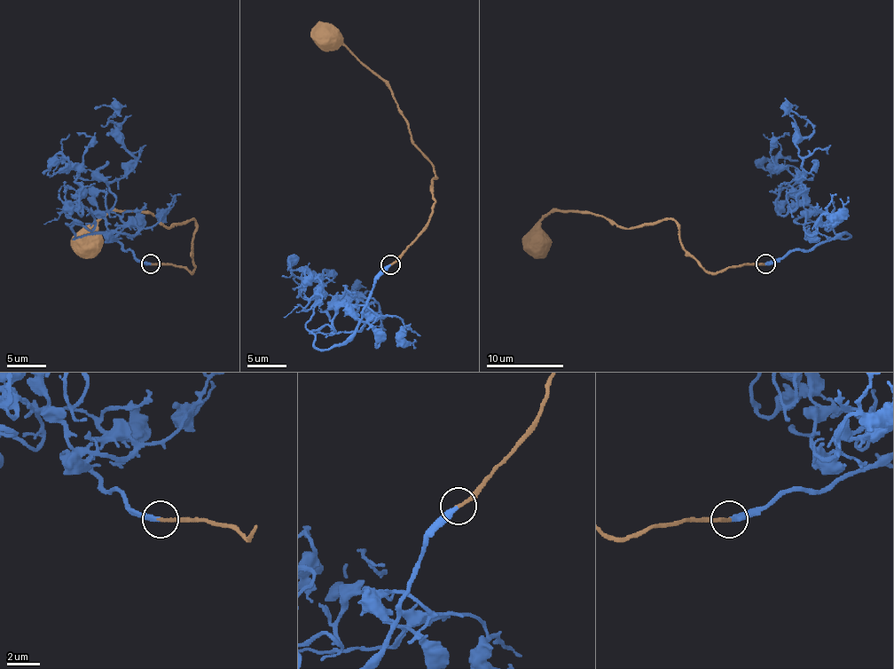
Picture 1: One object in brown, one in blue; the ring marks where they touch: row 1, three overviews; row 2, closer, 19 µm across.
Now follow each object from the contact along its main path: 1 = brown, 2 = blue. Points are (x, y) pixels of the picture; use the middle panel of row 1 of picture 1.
1: (389, 265), (428, 220), (436, 177), (433, 162), (413, 143), (409, 123), (394, 92), (337, 35), (330, 34)
2: (389, 265), (358, 319), (335, 302), (345, 287), (348, 303), (374, 300), (355, 311), (353, 290), (333, 296)

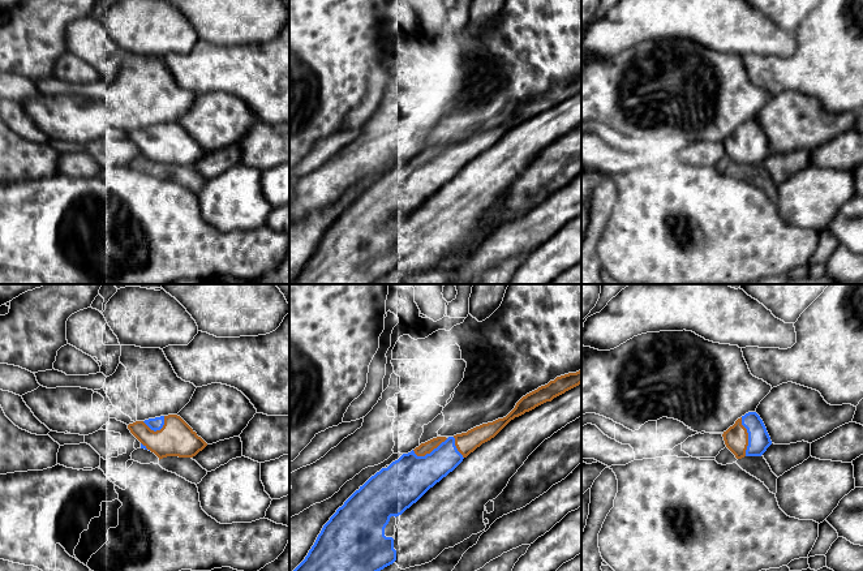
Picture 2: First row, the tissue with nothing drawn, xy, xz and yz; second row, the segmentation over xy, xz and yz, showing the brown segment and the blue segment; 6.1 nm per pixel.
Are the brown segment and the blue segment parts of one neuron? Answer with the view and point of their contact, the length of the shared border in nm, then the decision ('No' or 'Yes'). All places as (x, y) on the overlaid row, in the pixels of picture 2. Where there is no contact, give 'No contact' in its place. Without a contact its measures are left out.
Touches brown at yz (747, 437). Shared border 240 nm. No

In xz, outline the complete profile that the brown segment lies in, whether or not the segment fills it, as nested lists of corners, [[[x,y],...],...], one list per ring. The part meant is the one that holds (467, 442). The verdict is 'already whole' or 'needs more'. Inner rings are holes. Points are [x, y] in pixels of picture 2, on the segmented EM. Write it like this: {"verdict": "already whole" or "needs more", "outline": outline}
{"verdict": "already whole", "outline": [[[581,369],[576,373],[568,373],[557,377],[548,385],[541,386],[537,390],[523,396],[506,417],[476,426],[467,433],[454,435],[458,451],[463,455],[463,458],[467,458],[482,443],[494,438],[515,417],[519,417],[546,402],[551,402],[554,398],[579,386],[580,383]]]}

